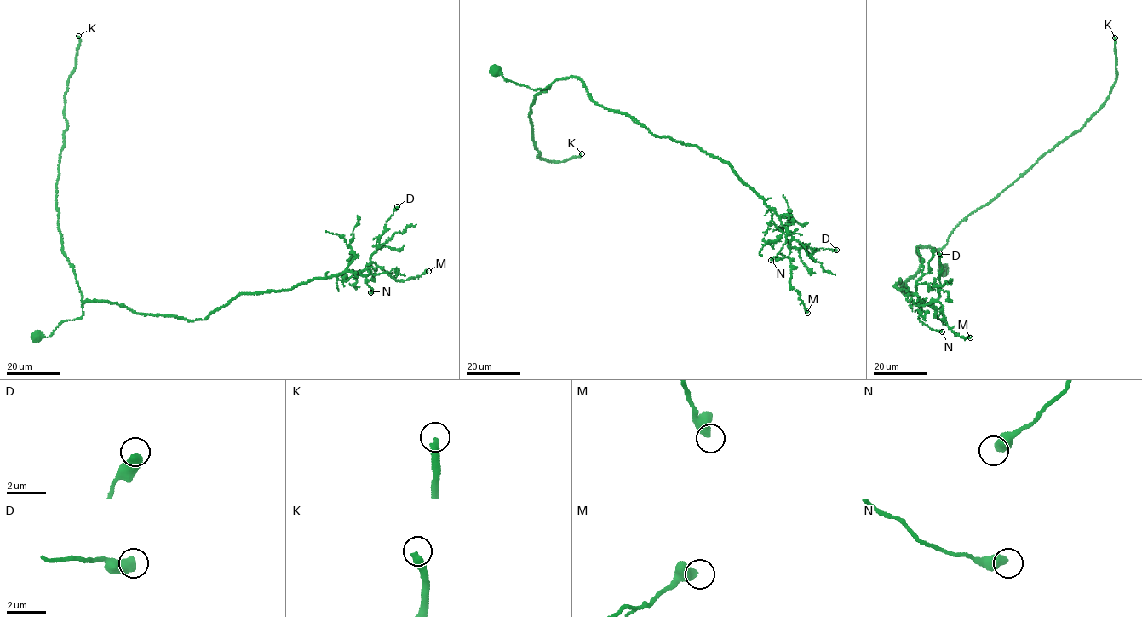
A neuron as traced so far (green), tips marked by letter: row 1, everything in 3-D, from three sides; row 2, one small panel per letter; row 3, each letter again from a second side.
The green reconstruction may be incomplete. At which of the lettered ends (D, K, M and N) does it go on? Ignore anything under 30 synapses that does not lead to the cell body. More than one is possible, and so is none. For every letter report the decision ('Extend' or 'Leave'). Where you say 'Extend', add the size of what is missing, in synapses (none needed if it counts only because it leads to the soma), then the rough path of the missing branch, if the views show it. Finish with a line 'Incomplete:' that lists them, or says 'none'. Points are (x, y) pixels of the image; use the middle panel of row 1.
D: Leave
K: Extend. Roughly 250 synapses. Course of what is missing: (582, 153), (662, 112), (662, 100), (637, 72)
M: Leave
N: Leave
Incomplete: K

